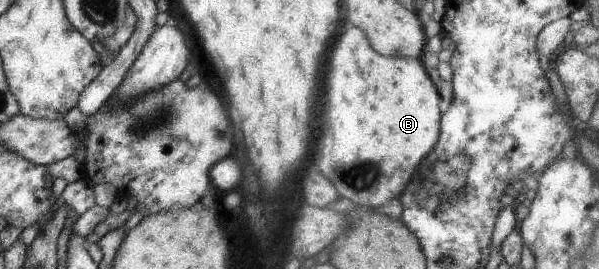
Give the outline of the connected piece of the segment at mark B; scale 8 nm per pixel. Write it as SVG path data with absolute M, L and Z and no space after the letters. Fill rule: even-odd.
M346 24L344 32L340 34L340 50L338 38L330 50L324 86L322 128L314 158L316 170L320 170L322 176L330 181L339 197L348 198L359 207L379 207L386 200L398 198L420 160L434 148L438 140L440 96L419 57L378 54L366 42L362 30Z

